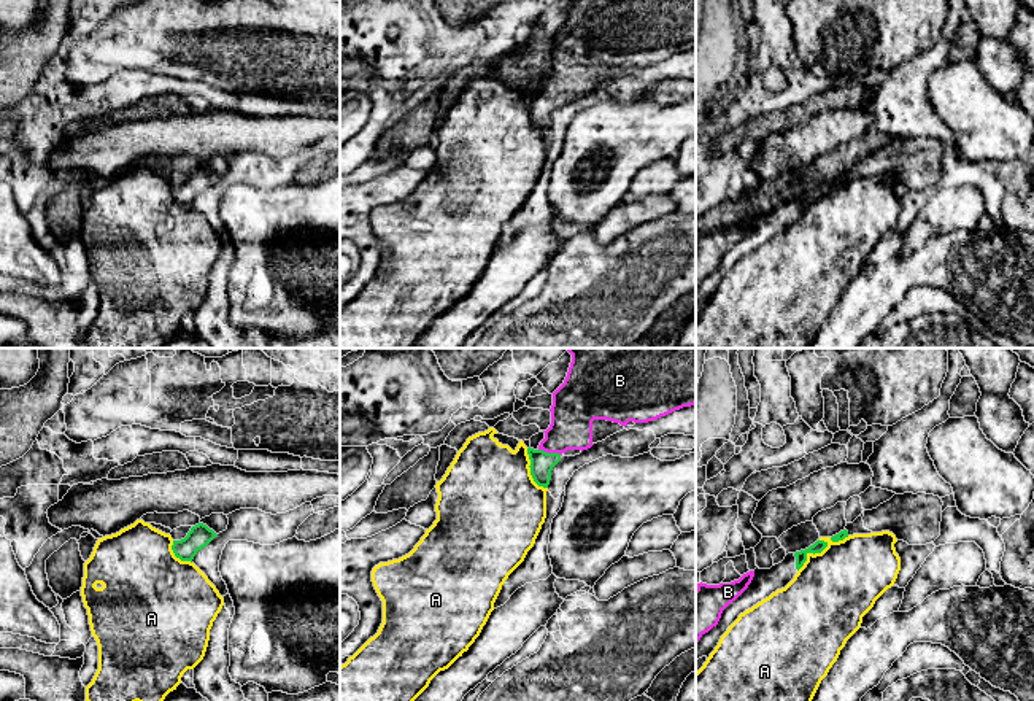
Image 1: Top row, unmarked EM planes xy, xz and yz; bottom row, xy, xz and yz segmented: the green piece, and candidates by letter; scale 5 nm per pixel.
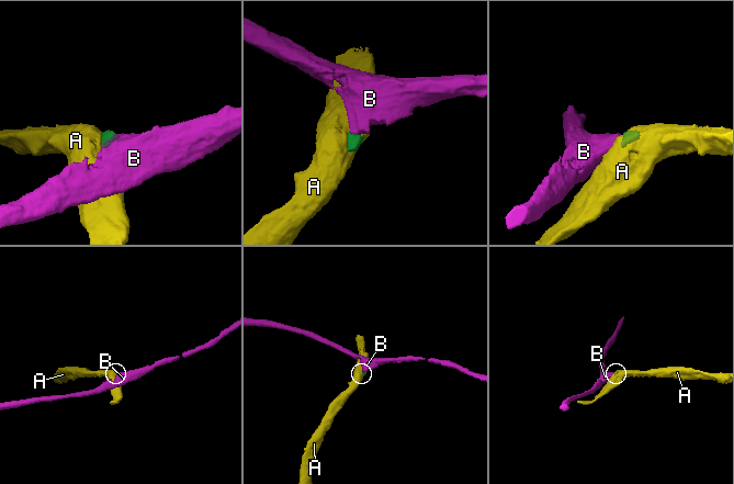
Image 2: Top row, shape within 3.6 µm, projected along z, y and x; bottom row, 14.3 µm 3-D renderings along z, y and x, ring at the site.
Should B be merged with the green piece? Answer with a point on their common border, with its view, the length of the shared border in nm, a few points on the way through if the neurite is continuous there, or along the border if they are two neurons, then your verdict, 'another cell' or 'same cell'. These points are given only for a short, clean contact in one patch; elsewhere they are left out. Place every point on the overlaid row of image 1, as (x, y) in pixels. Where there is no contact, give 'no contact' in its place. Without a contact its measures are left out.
meets green in xz at (550, 453); contact 120 nm long; runs through xz (542, 463), (550, 453), (571, 426), (572, 412); same cell

